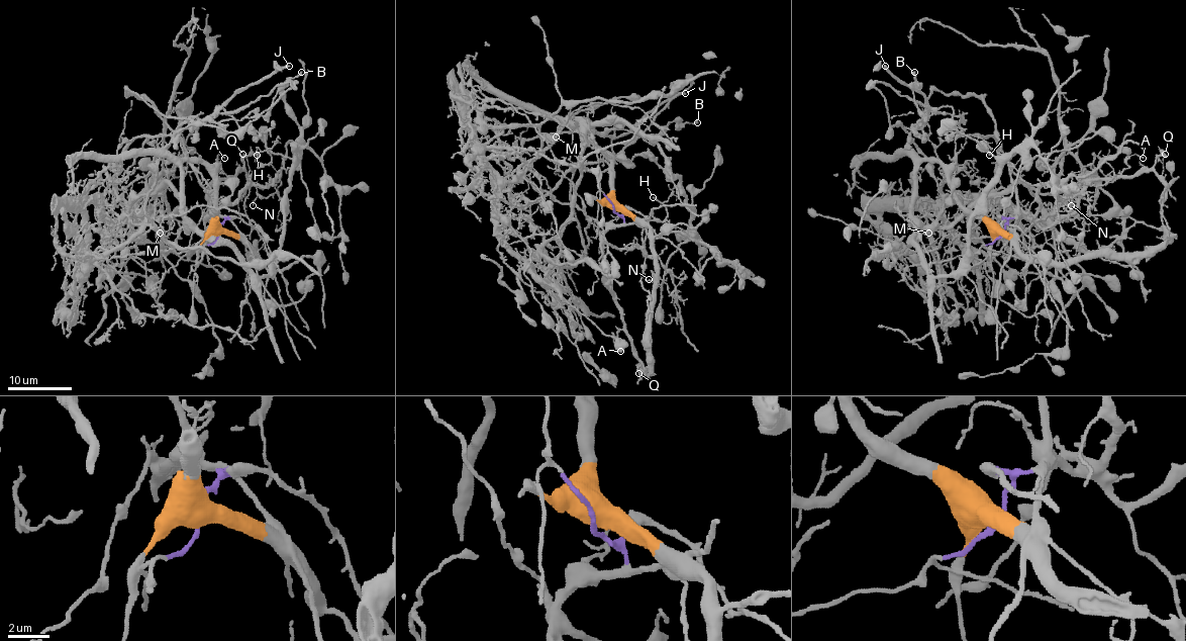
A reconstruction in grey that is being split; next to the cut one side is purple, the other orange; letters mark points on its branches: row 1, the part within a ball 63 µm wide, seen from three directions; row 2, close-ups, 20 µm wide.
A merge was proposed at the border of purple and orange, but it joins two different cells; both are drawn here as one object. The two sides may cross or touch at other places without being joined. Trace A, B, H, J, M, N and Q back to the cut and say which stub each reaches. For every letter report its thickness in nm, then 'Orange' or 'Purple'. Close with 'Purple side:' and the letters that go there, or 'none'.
A: Thickness 150 nm. Purple
B: Thickness 240 nm. Purple
H: Thickness 100 nm. Purple
J: Thickness 340 nm. Purple
M: Thickness 160 nm. Orange
N: Thickness 120 nm. Purple
Q: Thickness 160 nm. Purple
Purple side: A, B, H, J, N, Q

